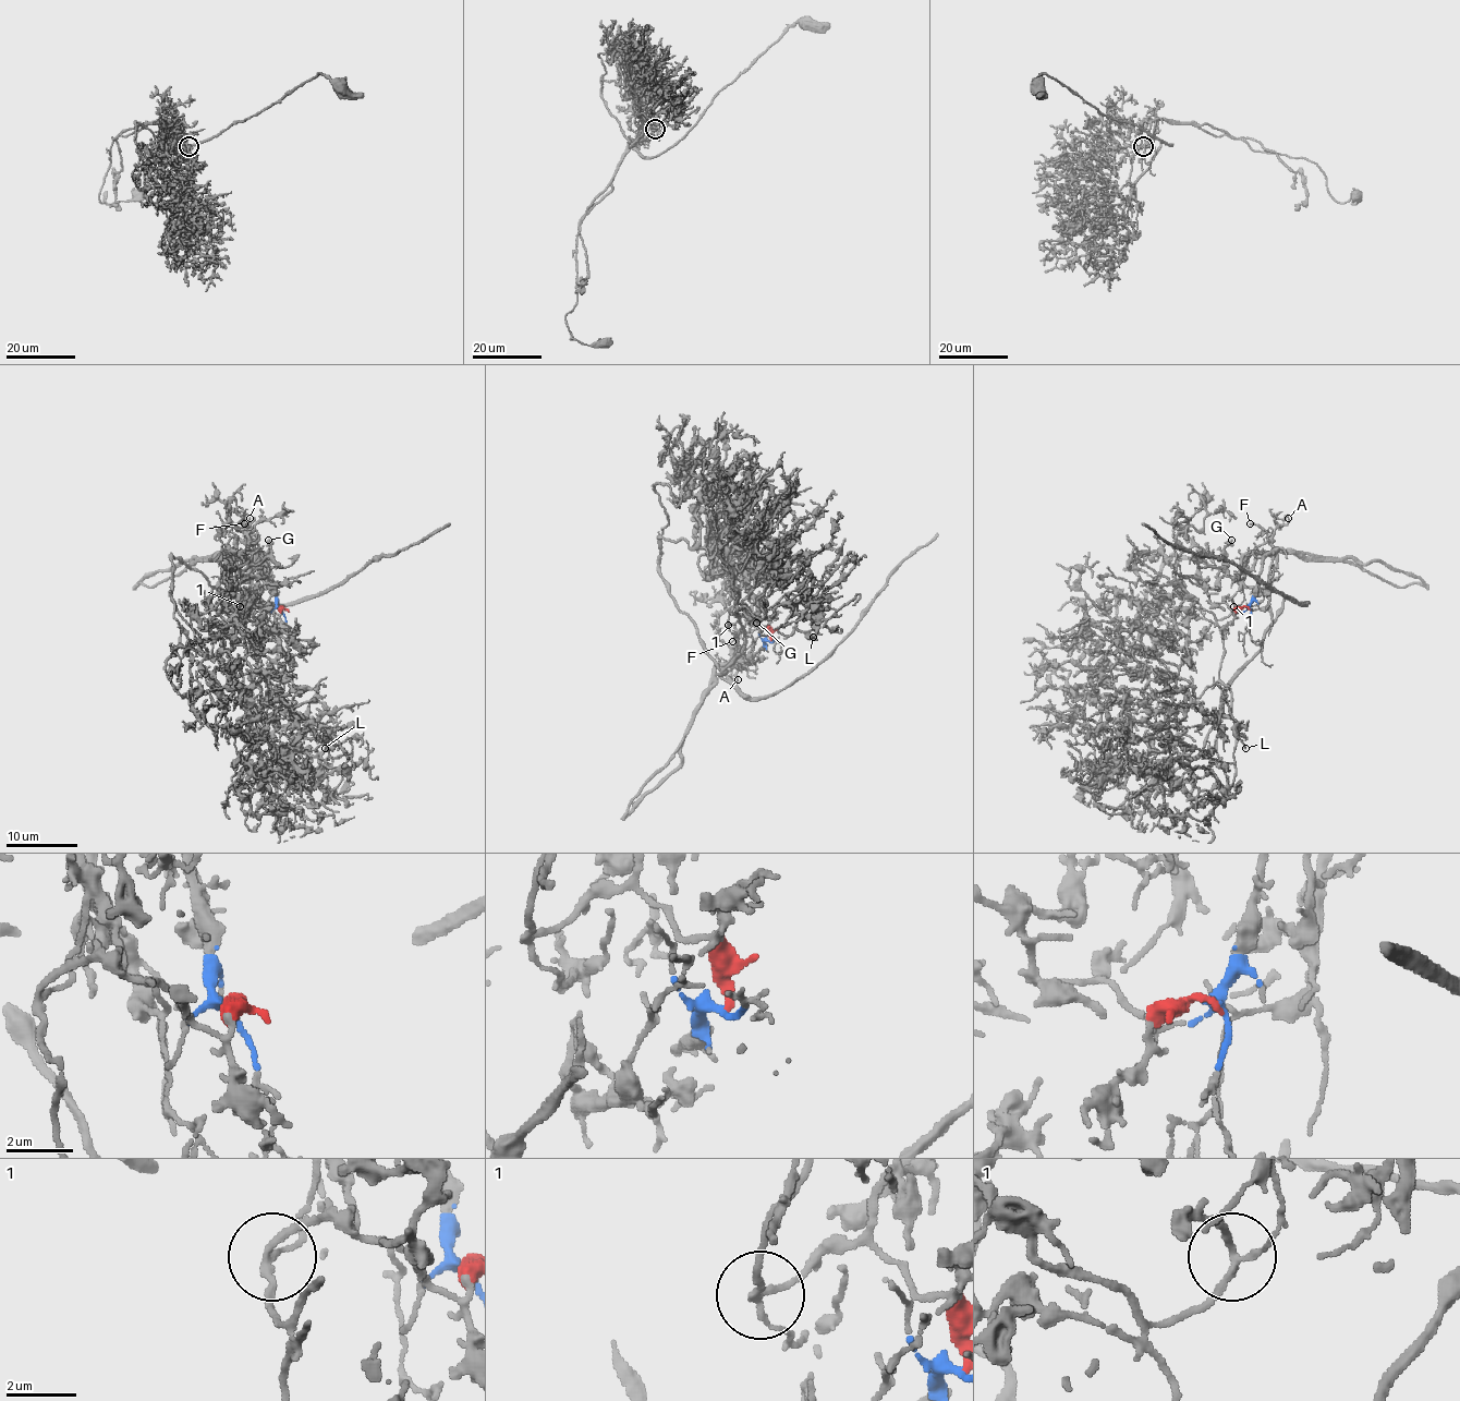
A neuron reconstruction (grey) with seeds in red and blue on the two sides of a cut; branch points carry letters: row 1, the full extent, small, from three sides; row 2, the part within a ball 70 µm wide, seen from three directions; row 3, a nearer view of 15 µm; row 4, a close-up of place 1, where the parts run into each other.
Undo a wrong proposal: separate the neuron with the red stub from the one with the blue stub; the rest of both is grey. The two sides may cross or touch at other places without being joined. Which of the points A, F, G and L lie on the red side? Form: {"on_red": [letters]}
{"on_red": ["G", "L"]}

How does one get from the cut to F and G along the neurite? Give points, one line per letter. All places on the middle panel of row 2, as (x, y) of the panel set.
F: (771, 640), (746, 664), (738, 664), (738, 655), (728, 644), (732, 641)
G: (771, 640), (769, 630), (758, 618), (758, 599), (746, 610), (747, 616), (757, 616), (757, 624)

